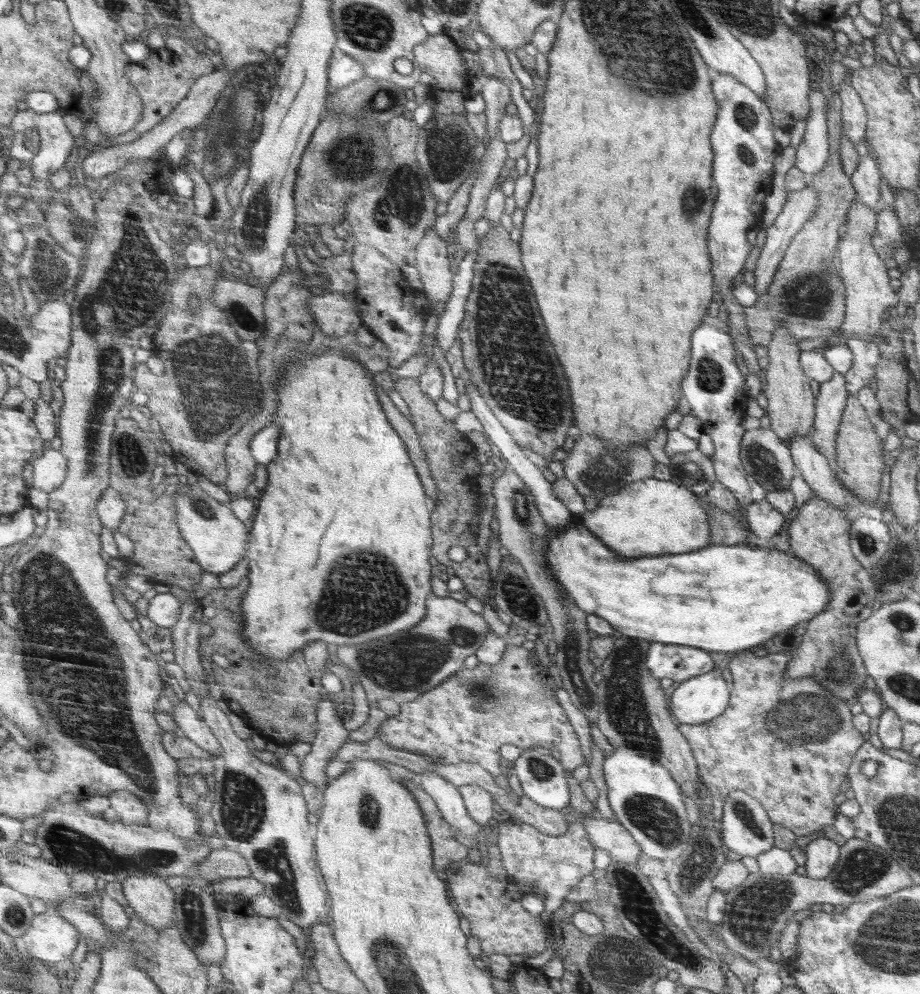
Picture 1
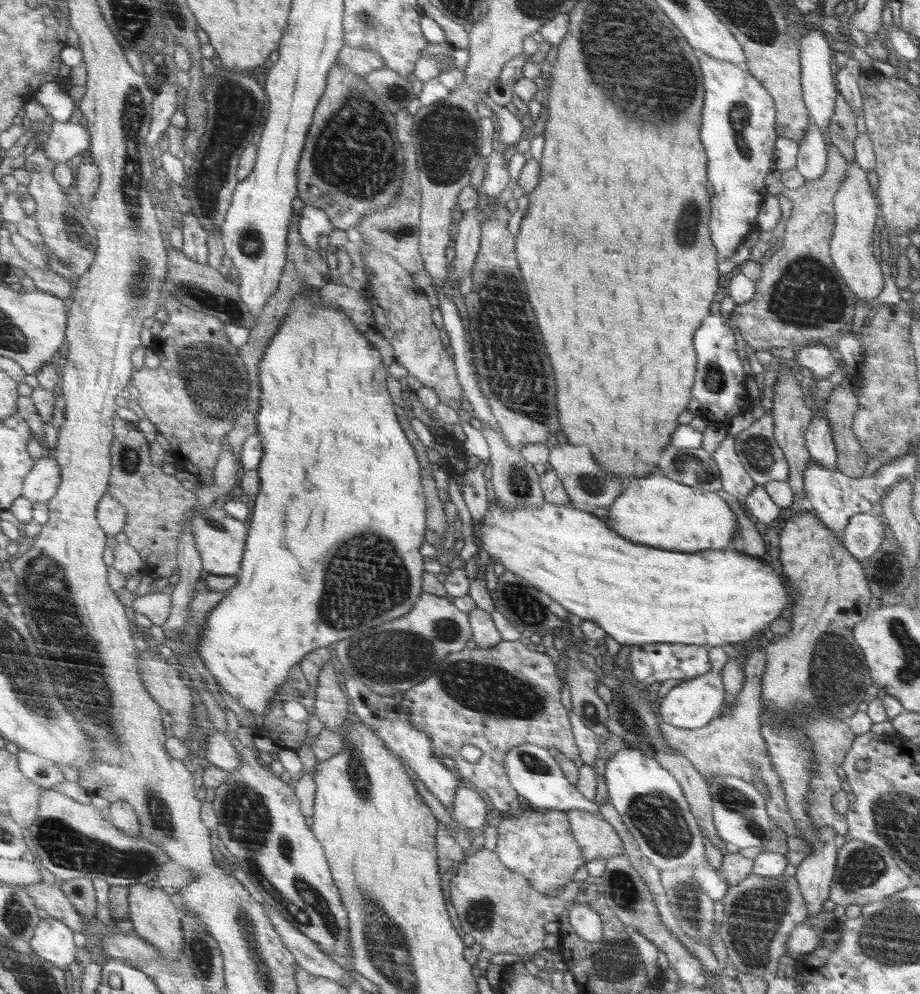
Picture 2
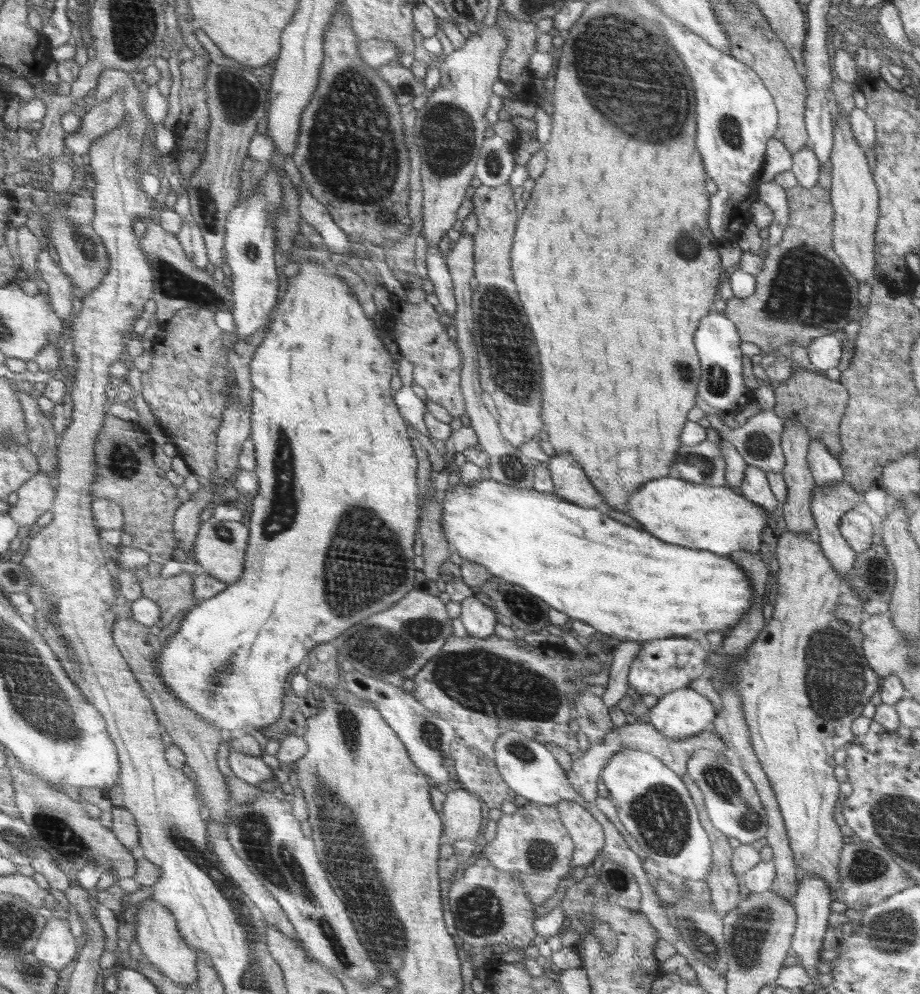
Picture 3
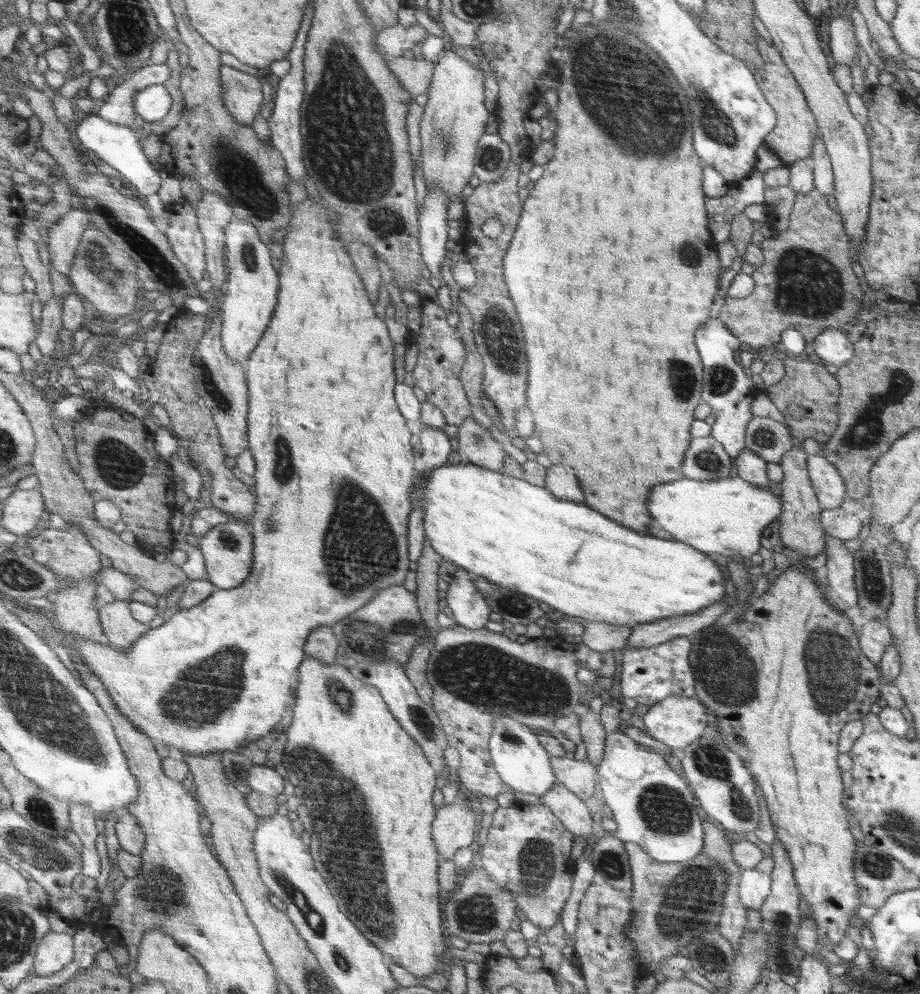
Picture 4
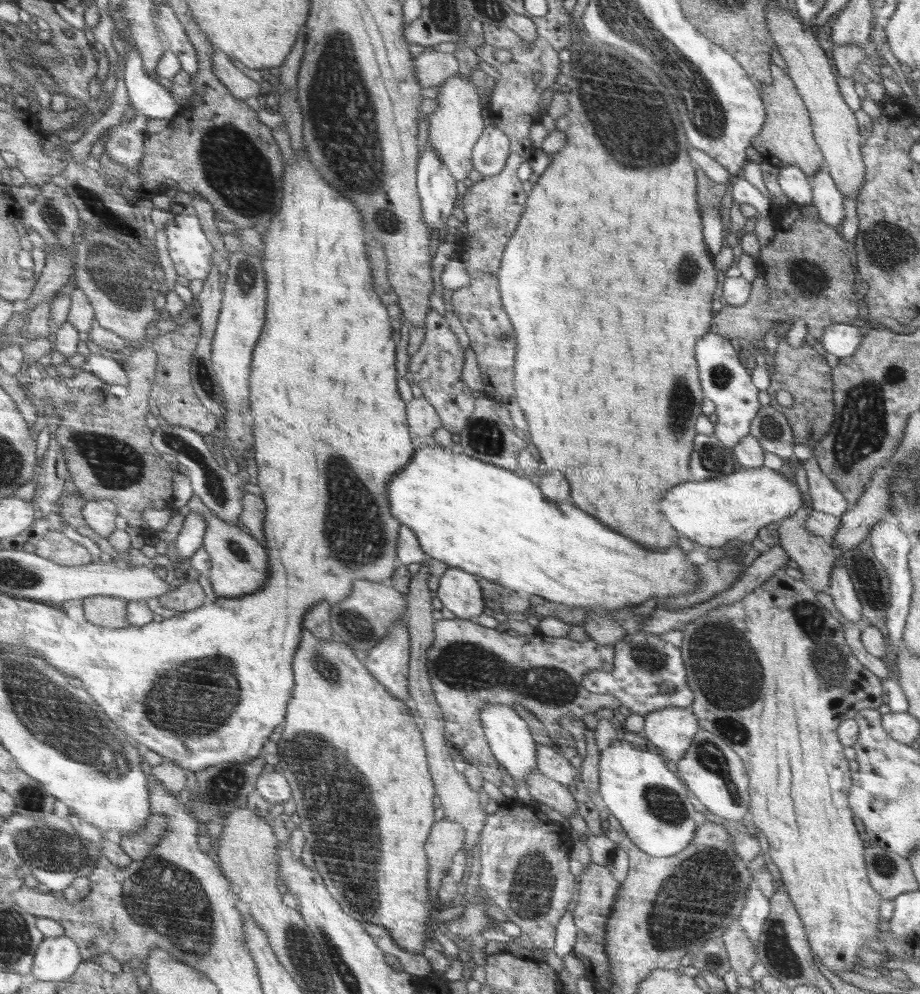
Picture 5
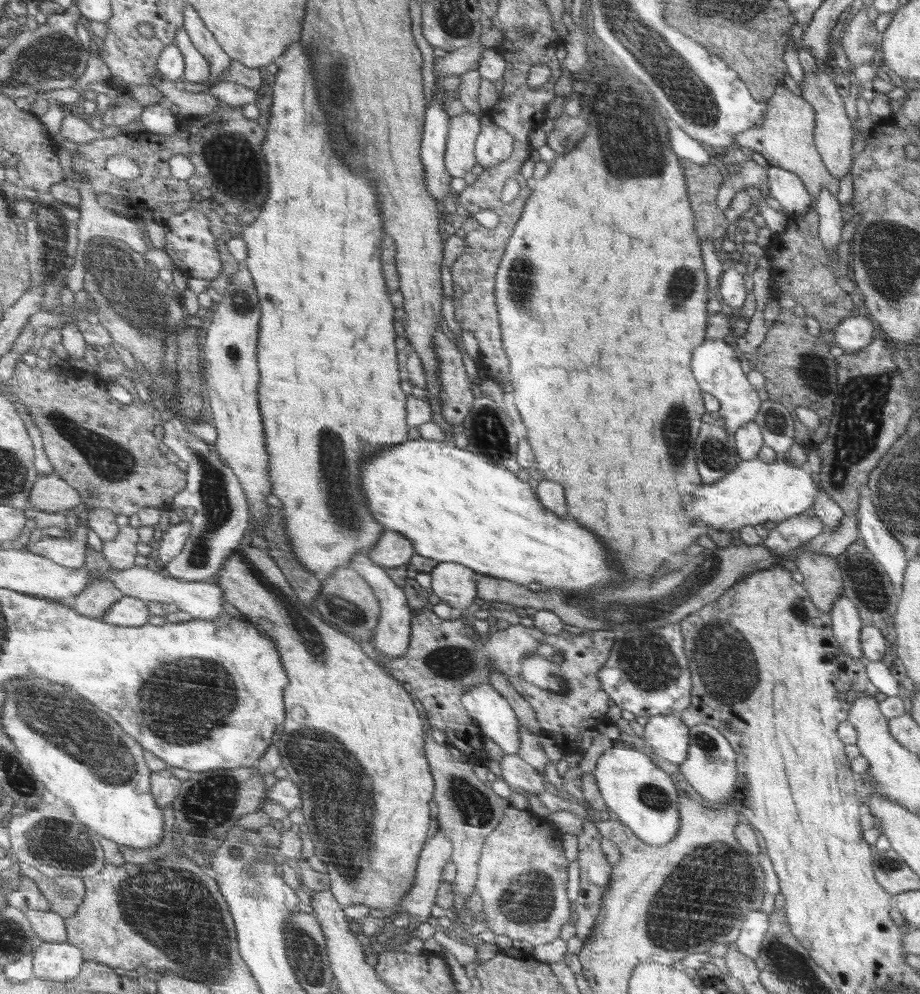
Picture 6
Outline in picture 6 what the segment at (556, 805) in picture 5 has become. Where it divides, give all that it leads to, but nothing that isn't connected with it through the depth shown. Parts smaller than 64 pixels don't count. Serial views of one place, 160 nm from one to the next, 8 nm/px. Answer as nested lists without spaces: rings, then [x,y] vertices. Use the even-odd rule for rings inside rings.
[[[505,754],[500,762],[503,780],[511,788],[524,789],[532,793],[543,793],[546,790],[544,780],[533,766],[530,766],[520,756],[514,754]]]

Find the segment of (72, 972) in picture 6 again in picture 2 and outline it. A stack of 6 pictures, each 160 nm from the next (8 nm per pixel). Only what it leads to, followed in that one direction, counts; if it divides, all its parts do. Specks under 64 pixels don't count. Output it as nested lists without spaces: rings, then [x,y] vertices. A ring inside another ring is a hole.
[[[48,915],[37,924],[36,934],[28,944],[37,956],[63,970],[76,960],[78,950],[72,938],[74,932],[65,921]]]

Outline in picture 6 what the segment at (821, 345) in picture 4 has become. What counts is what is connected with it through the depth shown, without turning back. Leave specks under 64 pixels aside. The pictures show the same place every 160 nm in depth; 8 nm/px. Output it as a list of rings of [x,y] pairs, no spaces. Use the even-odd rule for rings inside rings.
[[[853,313],[835,326],[832,345],[838,345],[844,353],[858,352],[872,342],[878,329],[878,322],[874,318]]]

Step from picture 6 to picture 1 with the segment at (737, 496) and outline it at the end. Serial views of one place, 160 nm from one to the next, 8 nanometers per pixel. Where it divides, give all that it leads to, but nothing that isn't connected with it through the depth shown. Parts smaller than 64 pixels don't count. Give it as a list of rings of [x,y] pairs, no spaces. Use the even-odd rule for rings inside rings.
[[[650,478],[644,481],[639,481],[638,483],[633,483],[622,491],[614,495],[608,495],[606,498],[599,502],[596,510],[587,510],[584,514],[577,514],[577,517],[582,517],[584,526],[586,529],[590,530],[590,533],[594,533],[594,537],[598,537],[610,550],[617,552],[619,556],[623,558],[638,558],[639,556],[662,556],[662,554],[682,554],[685,552],[698,551],[699,548],[704,548],[711,544],[710,542],[710,523],[709,523],[709,513],[711,508],[707,508],[704,505],[700,505],[697,501],[697,494],[692,493],[689,489],[677,486],[674,482],[664,482],[656,480],[656,478]]]

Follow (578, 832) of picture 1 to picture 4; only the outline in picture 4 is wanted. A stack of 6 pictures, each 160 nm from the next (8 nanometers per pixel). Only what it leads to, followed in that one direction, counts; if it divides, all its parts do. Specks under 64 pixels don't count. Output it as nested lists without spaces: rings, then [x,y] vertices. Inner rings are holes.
[[[544,804],[498,807],[494,813],[492,825],[488,830],[487,842],[477,852],[481,855],[482,869],[484,869],[490,880],[501,887],[506,887],[517,901],[518,910],[522,910],[526,918],[536,928],[543,931],[550,930],[560,916],[560,910],[570,894],[572,878],[568,874],[568,858],[572,852],[572,832],[561,823],[561,820],[552,812],[551,808]]]

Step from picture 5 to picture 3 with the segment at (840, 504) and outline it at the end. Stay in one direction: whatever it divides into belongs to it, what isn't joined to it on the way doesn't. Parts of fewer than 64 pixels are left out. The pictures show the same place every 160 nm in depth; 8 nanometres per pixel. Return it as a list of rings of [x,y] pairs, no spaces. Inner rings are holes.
[[[818,439],[809,442],[808,462],[818,488],[830,488],[845,479],[840,461]]]

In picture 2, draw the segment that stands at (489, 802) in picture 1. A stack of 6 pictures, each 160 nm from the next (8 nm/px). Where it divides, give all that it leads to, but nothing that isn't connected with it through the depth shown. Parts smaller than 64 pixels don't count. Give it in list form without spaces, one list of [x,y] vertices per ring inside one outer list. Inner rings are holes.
[[[468,787],[458,788],[452,806],[452,818],[454,823],[458,822],[476,831],[487,825],[494,811],[486,809],[481,792],[476,792]]]

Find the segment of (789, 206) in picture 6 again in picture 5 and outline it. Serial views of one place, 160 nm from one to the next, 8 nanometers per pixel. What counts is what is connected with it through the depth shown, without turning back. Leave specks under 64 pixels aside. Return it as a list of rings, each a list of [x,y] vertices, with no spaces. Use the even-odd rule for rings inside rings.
[[[796,165],[779,168],[778,184],[792,201],[792,206],[805,205],[813,200],[813,188],[807,174]]]

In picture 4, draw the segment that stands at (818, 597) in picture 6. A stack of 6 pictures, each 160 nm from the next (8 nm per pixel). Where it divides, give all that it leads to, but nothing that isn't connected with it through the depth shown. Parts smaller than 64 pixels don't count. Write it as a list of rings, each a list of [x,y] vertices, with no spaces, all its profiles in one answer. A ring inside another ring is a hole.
[[[792,448],[790,452],[786,452],[784,458],[780,460],[780,467],[783,471],[783,480],[777,489],[784,505],[780,516],[782,542],[786,548],[790,548],[790,552],[793,551],[810,562],[817,562],[826,544],[826,533],[821,524],[822,504],[809,479],[808,455],[804,448]]]

